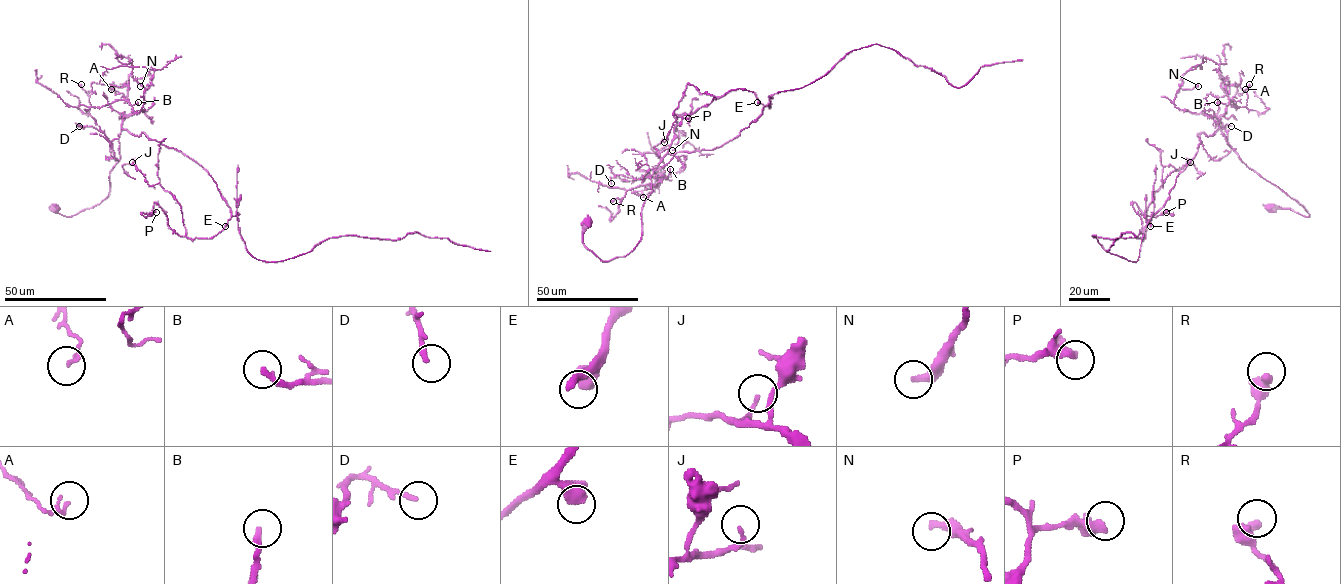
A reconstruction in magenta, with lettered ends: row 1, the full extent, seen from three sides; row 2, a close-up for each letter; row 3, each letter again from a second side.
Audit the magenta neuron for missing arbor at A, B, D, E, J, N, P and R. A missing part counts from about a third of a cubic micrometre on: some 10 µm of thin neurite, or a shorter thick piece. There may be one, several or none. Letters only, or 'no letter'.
no letter

